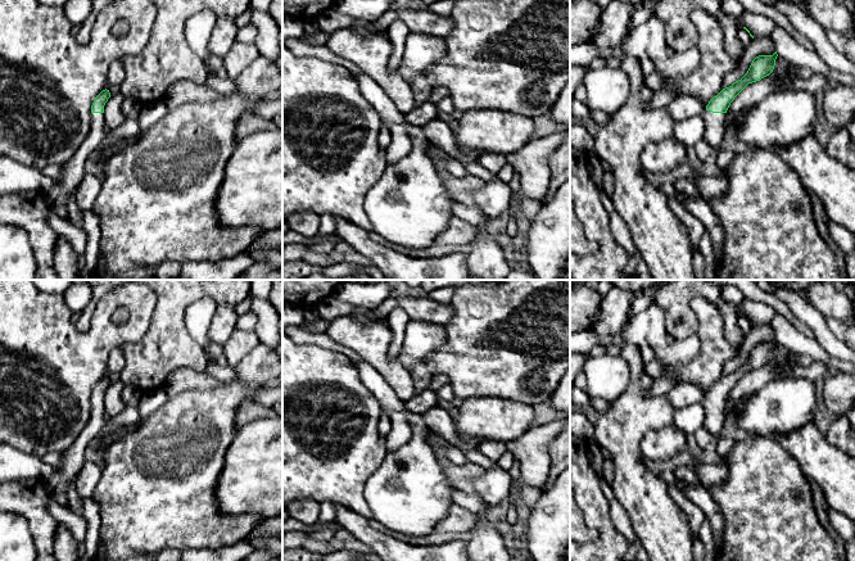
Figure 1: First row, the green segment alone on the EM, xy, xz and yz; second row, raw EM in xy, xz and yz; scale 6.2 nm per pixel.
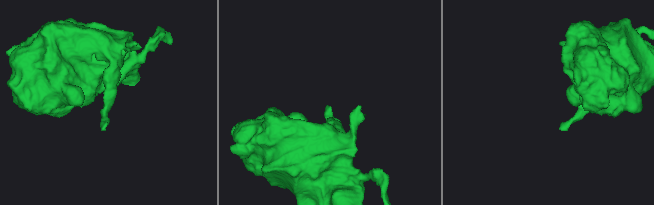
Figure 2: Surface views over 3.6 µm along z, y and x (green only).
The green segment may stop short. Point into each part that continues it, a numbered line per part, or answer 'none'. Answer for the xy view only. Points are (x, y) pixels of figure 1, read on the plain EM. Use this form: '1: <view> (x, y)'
1: xy (73, 458)

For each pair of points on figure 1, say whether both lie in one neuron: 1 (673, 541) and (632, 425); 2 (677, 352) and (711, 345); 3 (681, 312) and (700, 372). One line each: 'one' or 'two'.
1: one
2: two
3: two

